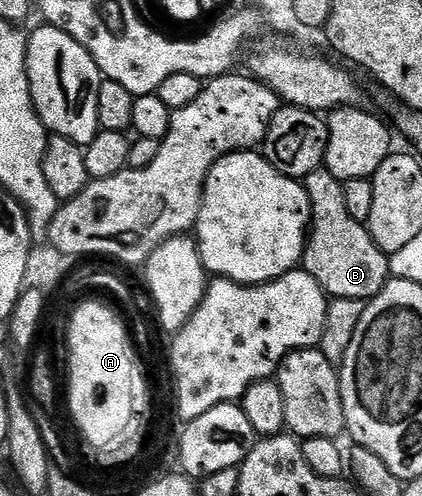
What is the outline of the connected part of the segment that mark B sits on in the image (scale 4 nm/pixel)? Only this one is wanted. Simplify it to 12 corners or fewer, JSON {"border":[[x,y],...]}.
{"border":[[327,166],[302,183],[312,207],[303,271],[329,297],[373,300],[389,257],[350,218]]}

